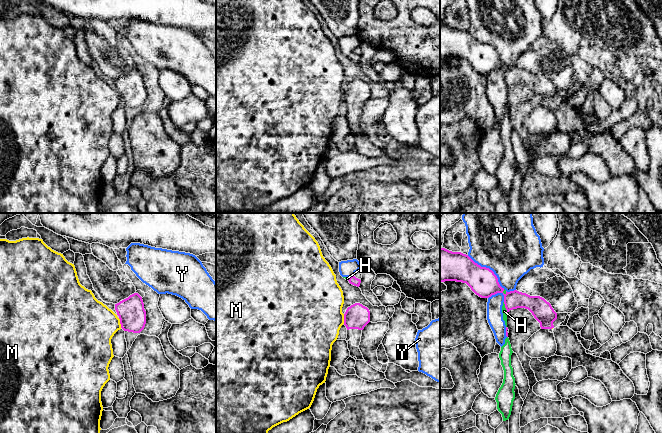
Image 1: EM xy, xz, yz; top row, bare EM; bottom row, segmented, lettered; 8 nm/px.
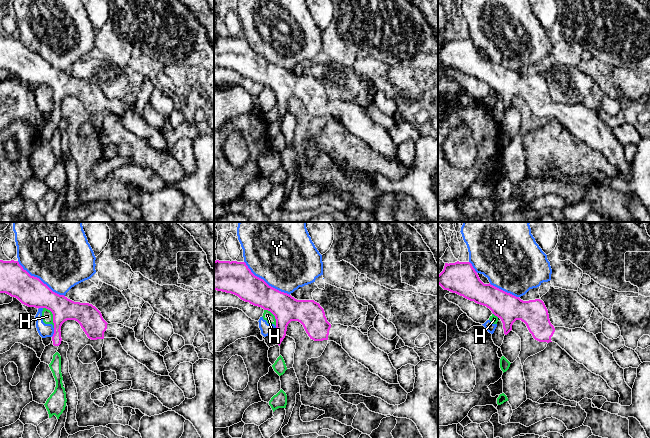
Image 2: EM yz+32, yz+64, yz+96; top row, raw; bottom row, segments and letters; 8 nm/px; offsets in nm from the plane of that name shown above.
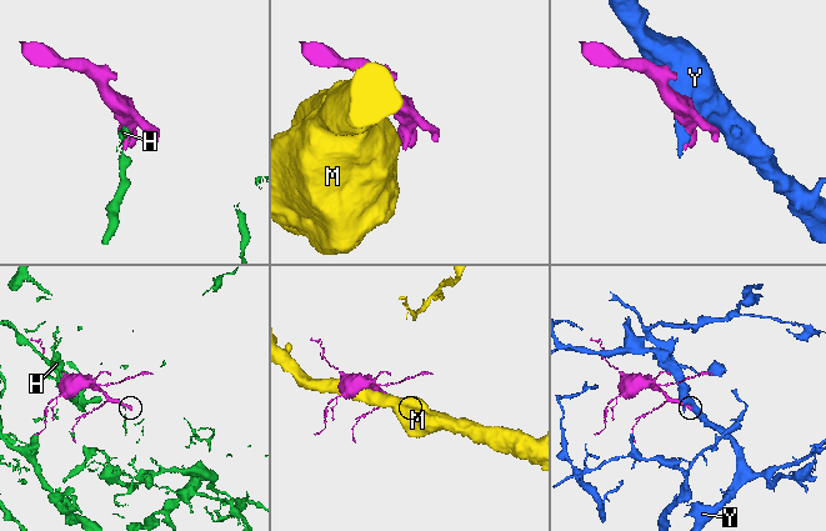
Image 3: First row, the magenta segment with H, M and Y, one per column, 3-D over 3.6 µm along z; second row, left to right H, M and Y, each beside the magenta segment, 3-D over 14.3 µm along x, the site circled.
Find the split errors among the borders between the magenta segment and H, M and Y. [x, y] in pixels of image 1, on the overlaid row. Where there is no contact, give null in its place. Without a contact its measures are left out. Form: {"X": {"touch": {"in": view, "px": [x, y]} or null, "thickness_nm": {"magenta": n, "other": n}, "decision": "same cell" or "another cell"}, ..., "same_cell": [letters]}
{"H": {"touch": {"in": "yz", "px": [506, 308]}, "thickness_nm": {"magenta": 200, "other": 50}, "decision": "another cell"}, "M": {"touch": {"in": "xy", "px": [120, 323]}, "thickness_nm": {"magenta": 220, "other": 420}, "decision": "another cell"}, "Y": {"touch": {"in": "yz", "px": [488, 268]}, "thickness_nm": {"magenta": 240, "other": 500}, "decision": "another cell"}, "same_cell": []}

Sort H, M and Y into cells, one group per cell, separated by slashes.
H Y / M

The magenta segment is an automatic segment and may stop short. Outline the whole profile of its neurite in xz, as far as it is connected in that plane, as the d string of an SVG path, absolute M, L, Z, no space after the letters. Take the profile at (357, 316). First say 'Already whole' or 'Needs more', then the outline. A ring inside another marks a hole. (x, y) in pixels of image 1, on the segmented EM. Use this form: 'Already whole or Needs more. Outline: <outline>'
Needs more. Outline: M355 303L347 308L344 314L344 325L347 328L348 349L350 356L355 360L366 363L359 349L362 330L370 322L370 311L360 303Z

